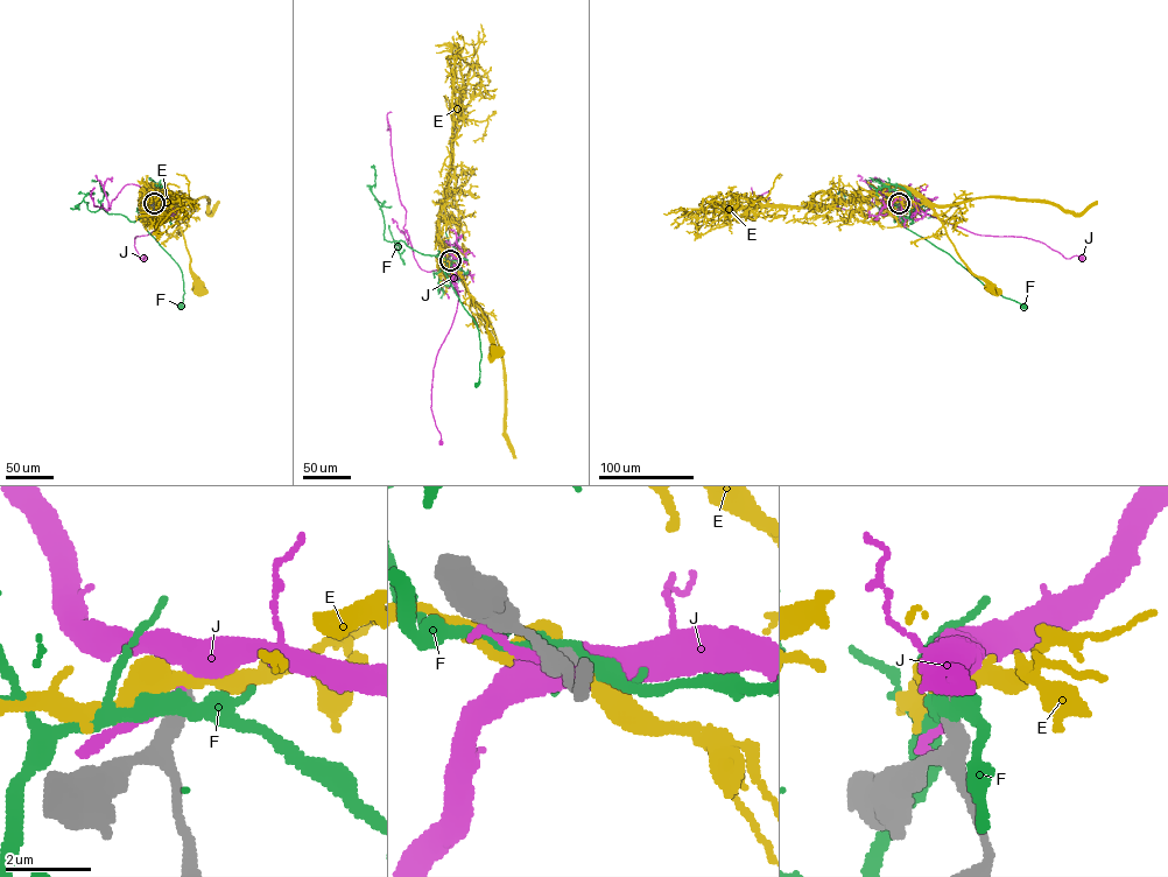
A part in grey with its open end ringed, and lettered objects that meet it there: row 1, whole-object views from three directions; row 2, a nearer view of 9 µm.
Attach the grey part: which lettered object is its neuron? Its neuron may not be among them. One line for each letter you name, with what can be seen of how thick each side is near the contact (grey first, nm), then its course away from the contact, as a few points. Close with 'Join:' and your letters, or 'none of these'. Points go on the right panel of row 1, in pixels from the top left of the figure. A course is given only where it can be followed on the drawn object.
Join: none of these

